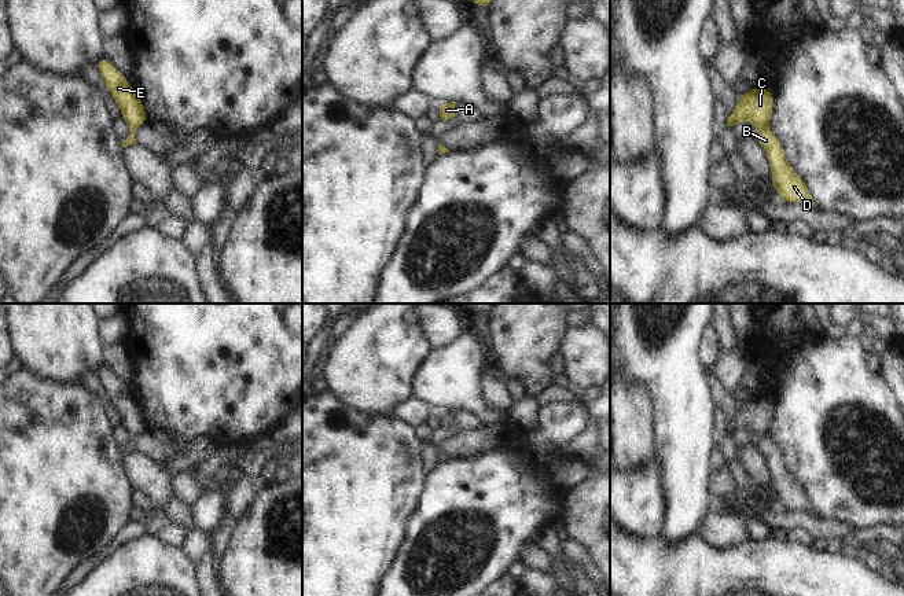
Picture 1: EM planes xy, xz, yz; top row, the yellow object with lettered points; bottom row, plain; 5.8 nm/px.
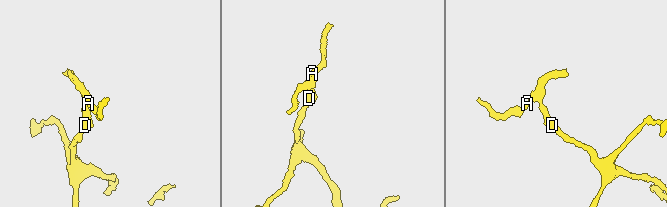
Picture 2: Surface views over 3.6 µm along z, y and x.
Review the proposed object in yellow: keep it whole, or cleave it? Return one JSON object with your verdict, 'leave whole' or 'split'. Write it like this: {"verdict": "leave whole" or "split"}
{"verdict": "leave whole"}

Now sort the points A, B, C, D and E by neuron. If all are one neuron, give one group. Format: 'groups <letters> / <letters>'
groups A B C D E

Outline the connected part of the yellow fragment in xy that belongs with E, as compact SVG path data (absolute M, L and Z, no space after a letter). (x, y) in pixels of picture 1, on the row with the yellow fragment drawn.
M104 56L96 62L96 67L100 71L104 87L120 106L122 119L131 128L129 135L121 146L126 147L136 144L135 129L148 119L143 102L139 99L126 78Z

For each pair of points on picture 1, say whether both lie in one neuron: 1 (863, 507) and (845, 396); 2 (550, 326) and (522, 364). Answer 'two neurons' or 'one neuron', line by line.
1: one neuron
2: one neuron

